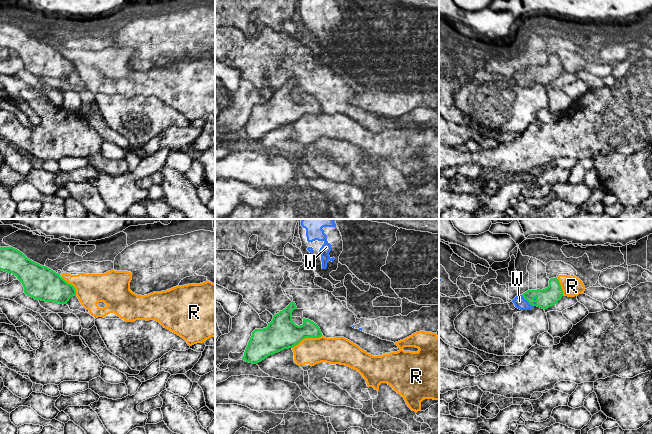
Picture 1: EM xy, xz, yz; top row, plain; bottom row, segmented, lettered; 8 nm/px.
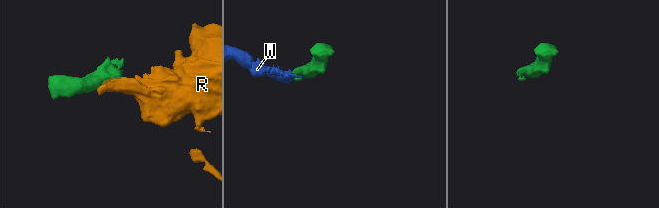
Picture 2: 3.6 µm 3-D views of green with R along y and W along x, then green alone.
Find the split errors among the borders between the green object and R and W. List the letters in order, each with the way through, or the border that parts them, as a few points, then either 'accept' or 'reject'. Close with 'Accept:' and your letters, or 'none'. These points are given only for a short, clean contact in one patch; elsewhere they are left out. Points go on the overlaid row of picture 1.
R: border xz (321, 335), (303, 338), (292, 348); reject
W: accept
Accept: W

